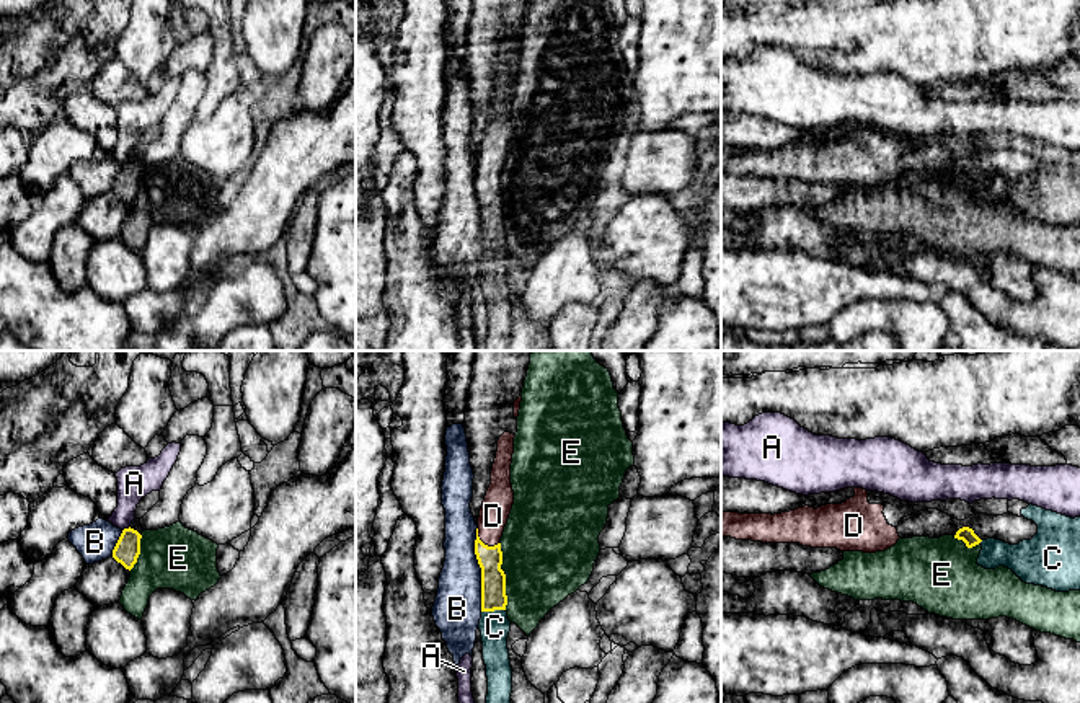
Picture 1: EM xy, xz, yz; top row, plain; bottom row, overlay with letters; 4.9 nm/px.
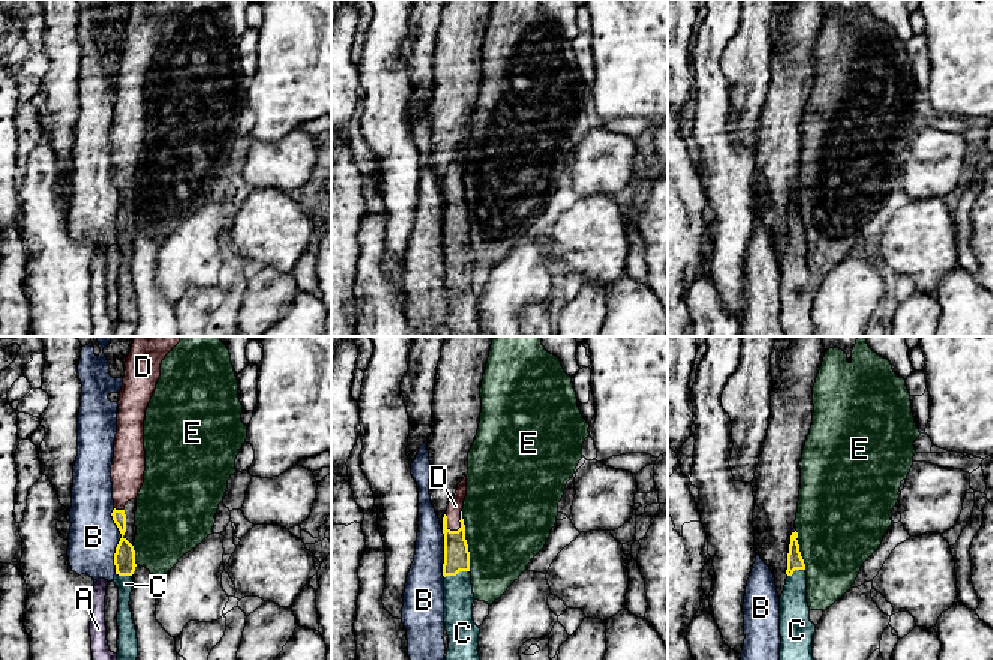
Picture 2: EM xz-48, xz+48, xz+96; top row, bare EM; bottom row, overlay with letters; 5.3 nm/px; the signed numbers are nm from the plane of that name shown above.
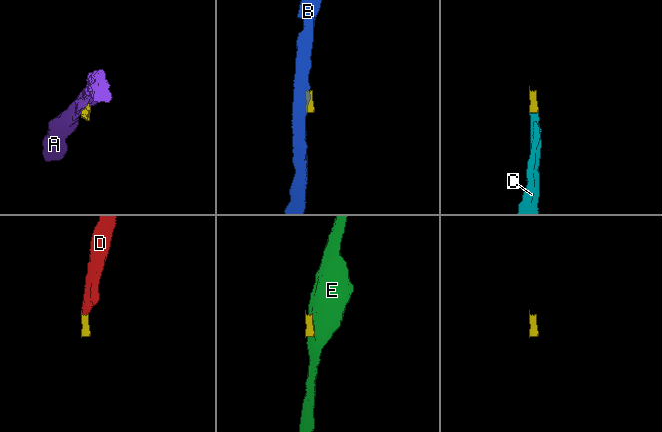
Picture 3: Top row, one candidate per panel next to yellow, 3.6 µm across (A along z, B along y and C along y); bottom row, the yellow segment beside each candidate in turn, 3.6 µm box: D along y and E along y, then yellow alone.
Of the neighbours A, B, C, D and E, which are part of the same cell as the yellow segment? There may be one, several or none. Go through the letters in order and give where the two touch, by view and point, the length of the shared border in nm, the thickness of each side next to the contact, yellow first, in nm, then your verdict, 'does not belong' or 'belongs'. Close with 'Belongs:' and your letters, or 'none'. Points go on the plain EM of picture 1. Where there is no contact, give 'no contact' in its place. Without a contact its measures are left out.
A: xy (126, 163) | 50 nm | 130/160 nm | does not belong
B: xz (482, 204) | 420 nm | 130/240 nm | does not belong
C: xz (493, 245) | 120 nm | 130/150 nm | belongs
D: xz (483, 178) | 140 nm | 130/140 nm | belongs
E: xz (504, 211) | 320 nm | 130/460 nm | does not belong
Belongs: C, D

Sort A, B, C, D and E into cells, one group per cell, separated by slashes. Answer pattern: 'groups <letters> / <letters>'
groups A / B / C D / E

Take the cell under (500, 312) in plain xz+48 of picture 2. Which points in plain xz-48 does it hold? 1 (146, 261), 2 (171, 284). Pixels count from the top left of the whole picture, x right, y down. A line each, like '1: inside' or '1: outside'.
1: outside
2: inside

